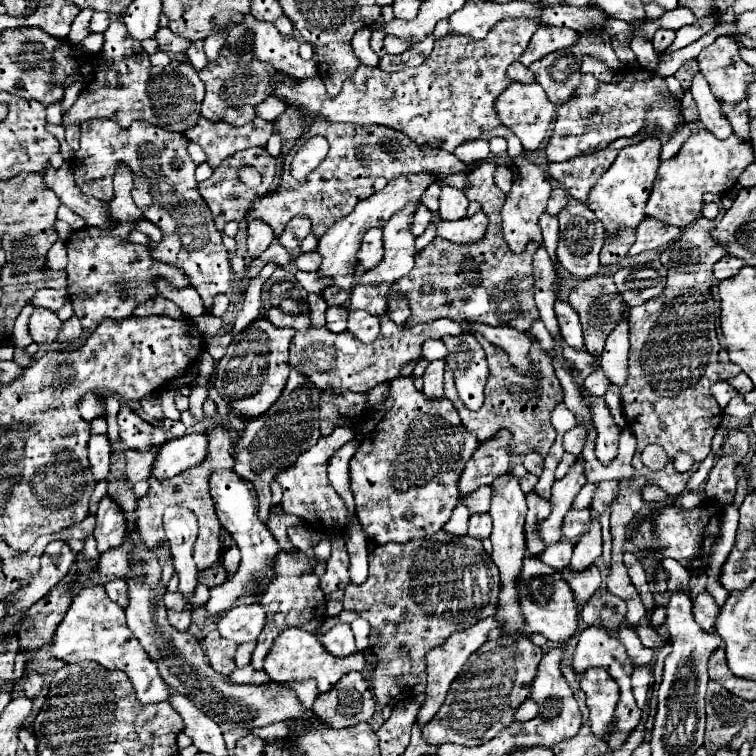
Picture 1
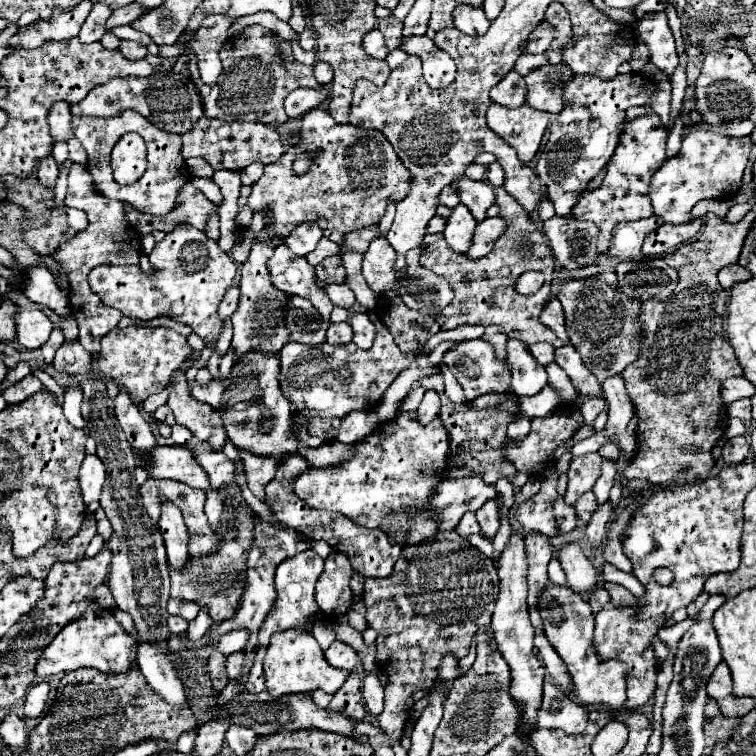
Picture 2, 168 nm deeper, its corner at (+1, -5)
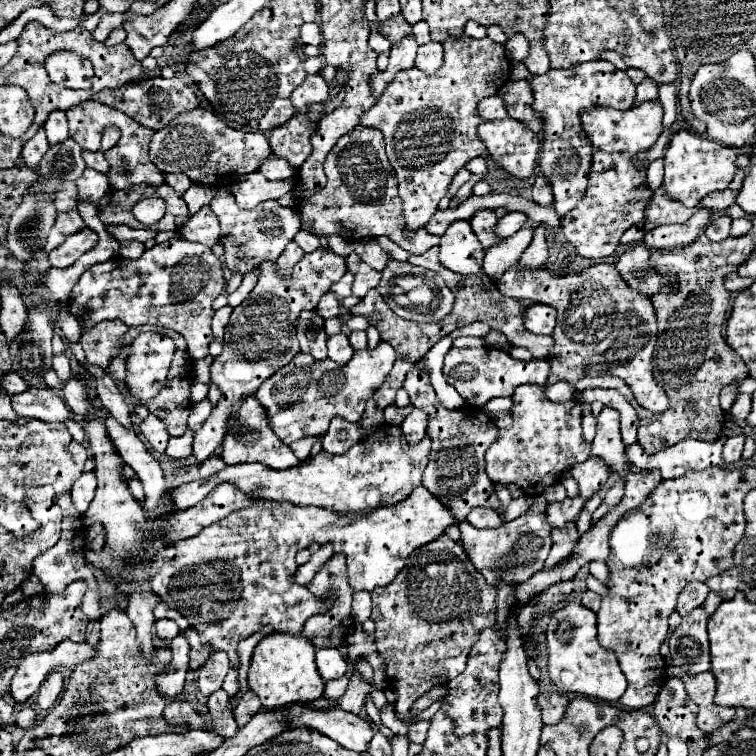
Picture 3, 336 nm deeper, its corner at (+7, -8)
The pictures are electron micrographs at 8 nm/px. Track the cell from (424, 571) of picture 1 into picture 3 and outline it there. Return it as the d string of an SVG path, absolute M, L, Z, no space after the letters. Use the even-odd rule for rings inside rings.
M441 537L439 541L431 543L429 549L417 557L409 559L411 563L403 567L403 571L397 573L397 577L385 585L377 587L373 597L373 613L371 619L375 621L375 645L377 653L385 661L387 681L391 689L397 693L395 701L395 717L405 719L411 711L411 705L427 693L431 687L445 685L453 677L457 677L461 671L465 671L467 653L473 645L473 639L477 639L477 631L485 627L495 625L495 587L489 587L483 579L481 571L473 567L467 553L461 549L461 557L455 555L451 545L445 545L447 537Z

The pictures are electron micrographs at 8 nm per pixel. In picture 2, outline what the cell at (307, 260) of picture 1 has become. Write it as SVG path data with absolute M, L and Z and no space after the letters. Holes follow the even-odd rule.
M341 256L325 258L315 270L317 270L317 278L323 284L343 284L345 276L347 276L345 268L343 268L343 262L341 262Z

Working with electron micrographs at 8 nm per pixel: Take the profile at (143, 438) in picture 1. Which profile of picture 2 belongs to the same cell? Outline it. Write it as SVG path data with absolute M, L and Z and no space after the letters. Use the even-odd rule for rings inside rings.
M123 390L115 398L115 416L117 416L119 426L123 428L131 448L151 450L155 446L155 436L153 436L149 424L143 420L139 408L129 398L129 394Z

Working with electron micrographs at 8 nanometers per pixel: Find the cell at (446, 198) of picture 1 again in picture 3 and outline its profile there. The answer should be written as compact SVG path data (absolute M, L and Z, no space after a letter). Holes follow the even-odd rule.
M453 221L441 235L439 247L441 247L439 261L443 267L461 275L481 271L485 249L473 235L469 221Z

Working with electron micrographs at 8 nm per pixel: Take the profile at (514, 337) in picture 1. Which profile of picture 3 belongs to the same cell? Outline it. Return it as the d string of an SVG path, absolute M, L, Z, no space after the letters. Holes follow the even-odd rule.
M519 385L513 393L511 415L513 427L499 431L497 441L485 455L487 475L493 483L515 483L527 495L539 495L541 489L559 479L565 467L589 457L589 445L581 437L581 405L577 401L559 405L545 397L543 387Z

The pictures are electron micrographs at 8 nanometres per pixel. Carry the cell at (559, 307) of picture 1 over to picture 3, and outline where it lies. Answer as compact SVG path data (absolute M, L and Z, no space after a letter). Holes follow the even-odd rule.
M533 303L525 311L525 327L537 335L551 335L555 327L555 311L549 305Z

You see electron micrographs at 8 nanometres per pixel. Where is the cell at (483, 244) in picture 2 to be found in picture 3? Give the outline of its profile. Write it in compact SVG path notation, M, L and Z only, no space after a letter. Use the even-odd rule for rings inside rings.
M507 213L497 221L497 225L493 227L493 233L497 237L509 237L515 231L519 231L525 225L525 221L527 221L525 213Z

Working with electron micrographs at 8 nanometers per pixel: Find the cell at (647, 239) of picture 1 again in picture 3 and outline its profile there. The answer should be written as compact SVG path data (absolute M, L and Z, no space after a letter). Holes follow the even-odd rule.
M701 209L695 215L691 215L691 219L683 225L661 225L661 227L657 227L645 235L643 245L649 249L661 249L661 251L689 245L707 227L711 213L713 211L709 211L709 209Z

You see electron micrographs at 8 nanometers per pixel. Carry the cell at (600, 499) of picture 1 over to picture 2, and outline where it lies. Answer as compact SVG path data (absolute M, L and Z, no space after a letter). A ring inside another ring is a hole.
M587 492L587 494L583 494L575 504L573 504L573 508L575 508L575 514L577 514L577 518L579 520L583 520L583 522L589 522L589 518L591 518L591 514L595 512L595 508L597 508L597 502L595 502L595 494L593 492Z

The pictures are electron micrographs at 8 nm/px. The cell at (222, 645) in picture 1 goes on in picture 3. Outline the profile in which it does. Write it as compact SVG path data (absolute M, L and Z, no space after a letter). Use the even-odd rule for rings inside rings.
M219 689L209 695L207 707L209 707L209 717L215 727L215 733L219 733L225 739L231 739L239 731L239 725L233 719L233 713L227 709L227 699L229 695L225 695L225 691Z

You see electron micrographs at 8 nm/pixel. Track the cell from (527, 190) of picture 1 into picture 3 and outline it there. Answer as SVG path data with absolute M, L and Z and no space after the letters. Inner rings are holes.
M445 39L445 61L441 71L437 75L425 75L417 71L415 67L399 71L391 83L387 83L383 95L377 99L377 103L361 113L359 125L375 127L383 133L387 159L395 171L395 177L399 181L399 197L403 201L403 219L405 219L405 231L413 233L427 225L427 221L437 211L437 203L447 195L449 185L453 181L453 175L465 167L473 157L487 155L485 145L481 143L477 135L477 123L481 123L481 117L477 117L477 103L483 97L495 95L499 87L503 87L509 81L511 63L505 57L505 47L501 43L495 43L491 39Z

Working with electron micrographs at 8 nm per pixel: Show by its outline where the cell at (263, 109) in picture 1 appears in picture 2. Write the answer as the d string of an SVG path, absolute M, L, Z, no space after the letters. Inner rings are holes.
M321 86L319 90L313 88L297 88L295 92L291 92L285 100L285 112L289 118L299 118L305 112L321 106L327 98L329 98L329 86Z

